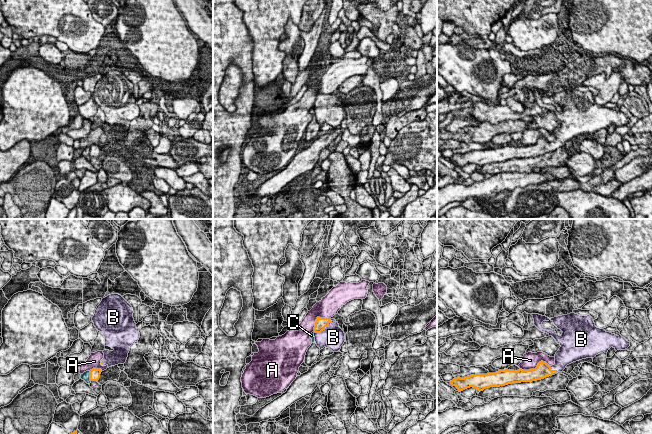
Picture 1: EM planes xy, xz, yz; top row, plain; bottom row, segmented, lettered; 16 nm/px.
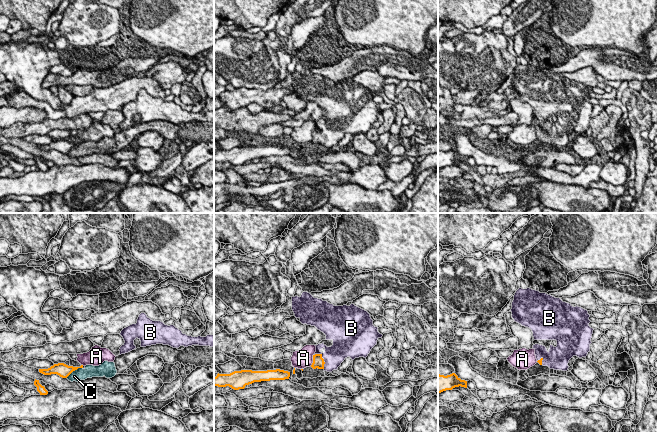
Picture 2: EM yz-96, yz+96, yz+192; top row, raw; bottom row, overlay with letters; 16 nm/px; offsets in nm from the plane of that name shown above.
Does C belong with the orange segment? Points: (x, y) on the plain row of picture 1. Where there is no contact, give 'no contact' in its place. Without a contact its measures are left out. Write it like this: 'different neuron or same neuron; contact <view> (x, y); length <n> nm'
different neuron; contact xy (90, 152); length 180 nm

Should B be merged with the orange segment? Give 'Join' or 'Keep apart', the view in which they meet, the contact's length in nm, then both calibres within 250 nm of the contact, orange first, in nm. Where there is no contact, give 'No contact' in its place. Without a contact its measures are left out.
Join. Touches orange in xz. Shared border 360 nm. Thickness 190 nm (orange) against 380 nm

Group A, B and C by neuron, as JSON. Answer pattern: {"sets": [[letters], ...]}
{"sets": [["A"], ["B"], ["C"]]}

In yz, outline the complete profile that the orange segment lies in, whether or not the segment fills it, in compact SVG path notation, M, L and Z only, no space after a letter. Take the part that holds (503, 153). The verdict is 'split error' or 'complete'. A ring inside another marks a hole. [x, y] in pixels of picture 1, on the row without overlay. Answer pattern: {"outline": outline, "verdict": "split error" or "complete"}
{"outline": "M575 89L549 95L545 91L531 90L534 101L542 108L552 112L561 122L555 130L555 140L549 142L546 138L539 138L535 145L517 147L500 146L496 149L475 150L464 154L454 154L450 157L458 167L473 163L483 167L490 163L500 163L513 159L532 158L562 148L567 141L586 134L594 134L600 129L607 129L613 123L625 126L630 122L621 111L617 112L604 105L597 104L590 91L580 92ZM551 96L563 109L557 111L555 106L544 104L543 97Z", "verdict": "split error"}

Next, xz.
{"outline": "M317 93L314 103L314 113L317 122L321 125L329 124L338 128L345 118L345 109L335 95Z", "verdict": "split error"}

